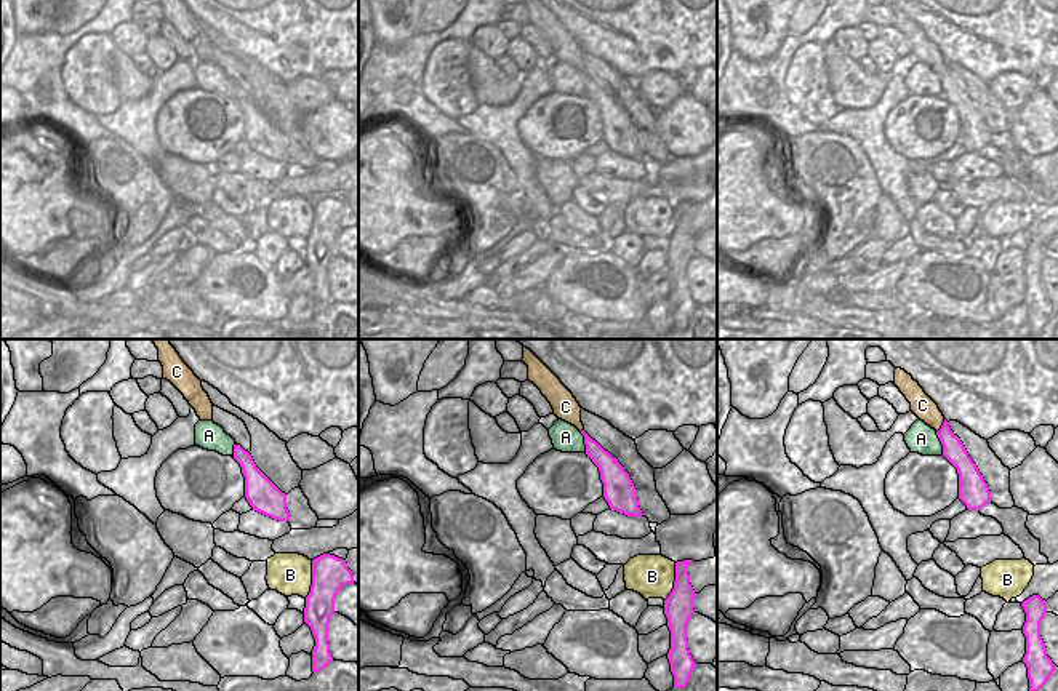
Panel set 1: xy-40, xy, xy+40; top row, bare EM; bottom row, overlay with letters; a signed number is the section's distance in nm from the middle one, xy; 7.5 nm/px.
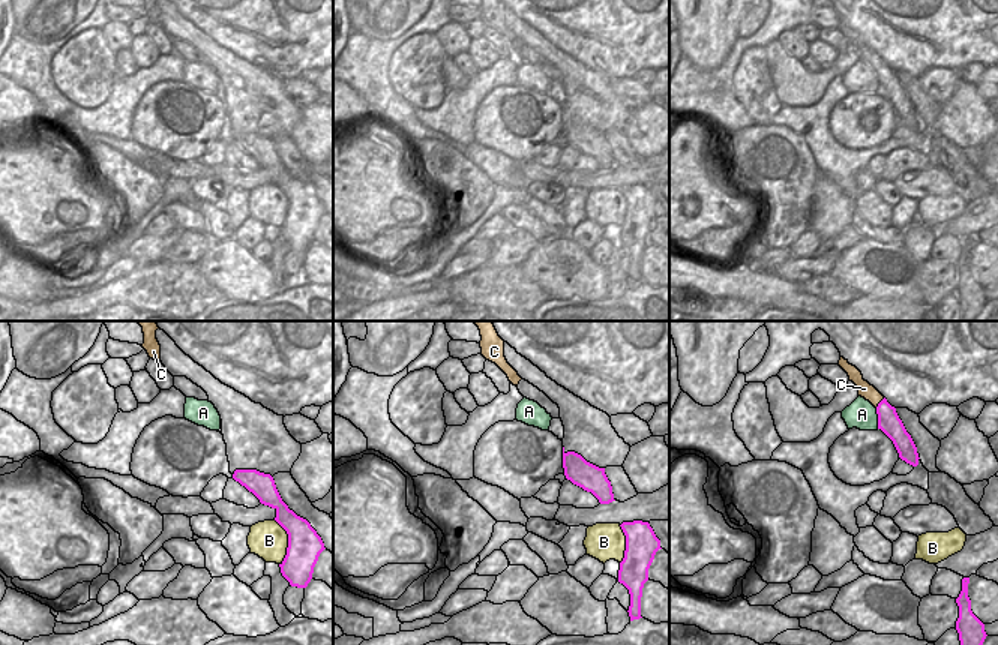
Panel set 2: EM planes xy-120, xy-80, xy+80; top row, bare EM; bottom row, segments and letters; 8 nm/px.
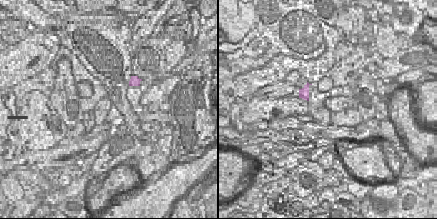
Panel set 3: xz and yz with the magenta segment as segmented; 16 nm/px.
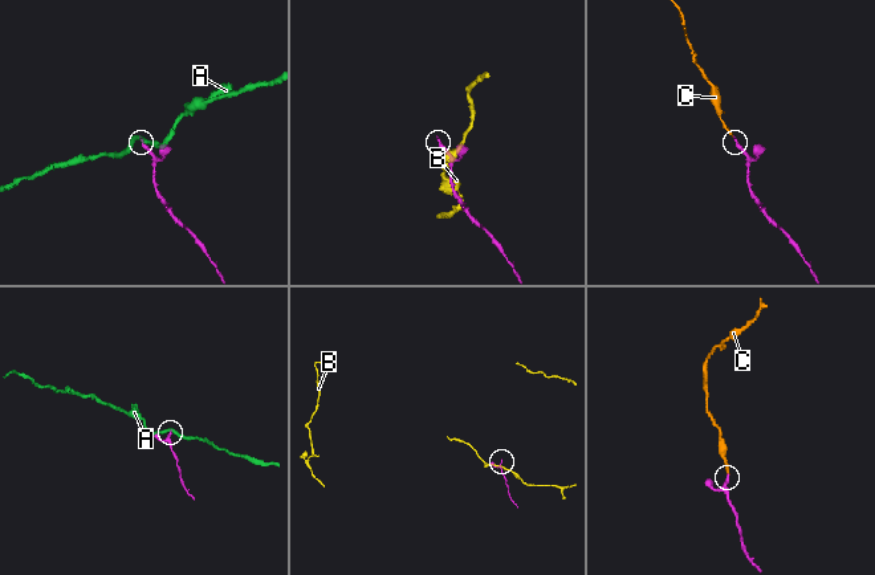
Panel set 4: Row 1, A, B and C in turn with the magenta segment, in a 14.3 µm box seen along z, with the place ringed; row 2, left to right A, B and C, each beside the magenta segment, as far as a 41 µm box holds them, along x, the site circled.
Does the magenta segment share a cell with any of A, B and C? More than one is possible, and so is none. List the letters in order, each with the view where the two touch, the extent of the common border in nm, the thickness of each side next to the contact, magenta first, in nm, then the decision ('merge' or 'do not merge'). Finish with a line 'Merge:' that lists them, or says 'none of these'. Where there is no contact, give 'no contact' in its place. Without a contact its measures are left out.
A: xy+40 | 180 nm | 170/220 nm | do not merge
B: xy-40 | 300 nm | 260/320 nm | do not merge
C: xy+40 | 130 nm | 170/170 nm | merge
Merge: C

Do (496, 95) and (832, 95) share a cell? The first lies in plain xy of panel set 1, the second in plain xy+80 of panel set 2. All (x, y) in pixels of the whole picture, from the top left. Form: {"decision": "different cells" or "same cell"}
{"decision": "different cells"}

